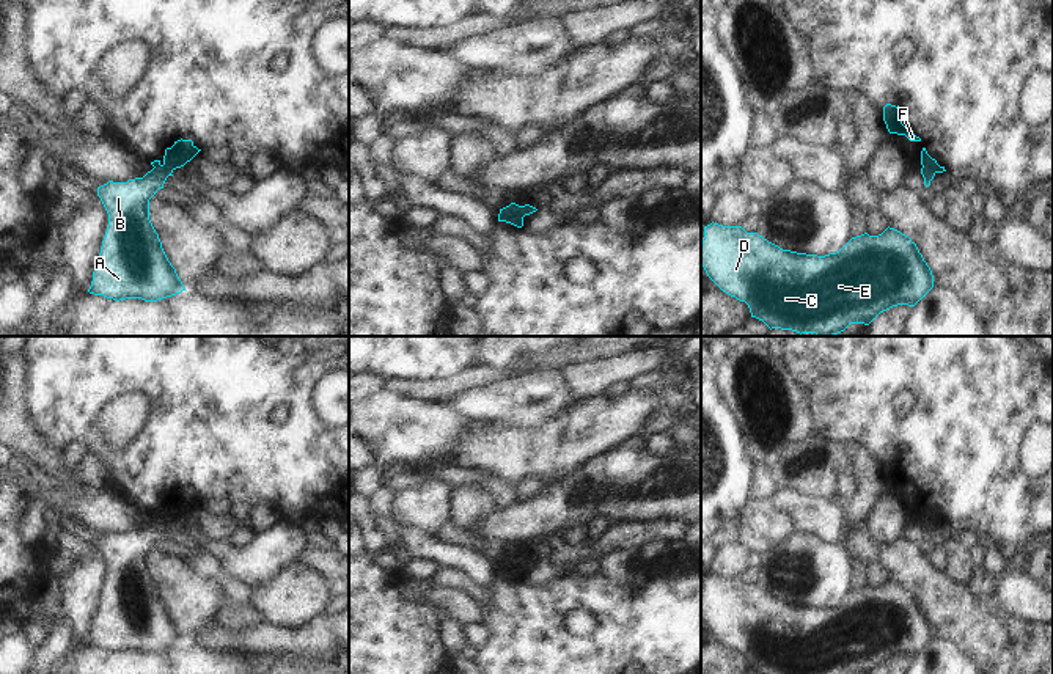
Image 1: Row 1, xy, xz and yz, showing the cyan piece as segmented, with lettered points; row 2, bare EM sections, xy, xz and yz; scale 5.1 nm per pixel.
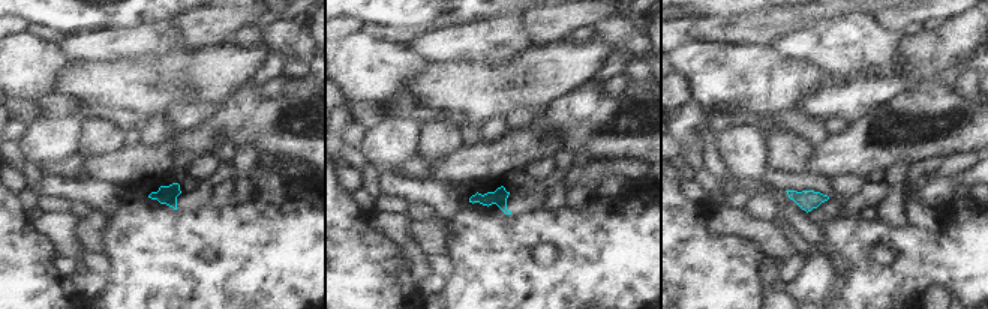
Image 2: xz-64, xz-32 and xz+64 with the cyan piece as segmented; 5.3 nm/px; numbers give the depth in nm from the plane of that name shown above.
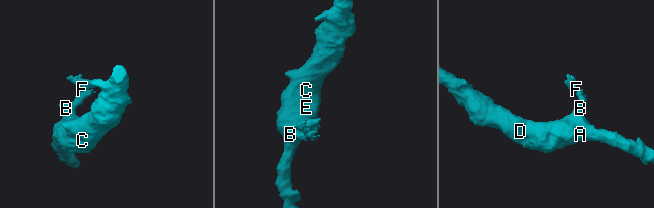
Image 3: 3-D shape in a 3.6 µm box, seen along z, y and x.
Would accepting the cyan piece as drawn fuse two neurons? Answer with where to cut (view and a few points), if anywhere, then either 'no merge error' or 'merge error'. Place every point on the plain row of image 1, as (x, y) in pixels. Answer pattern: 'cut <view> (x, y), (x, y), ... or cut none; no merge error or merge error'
cut xz (522, 558), (508, 574); merge error

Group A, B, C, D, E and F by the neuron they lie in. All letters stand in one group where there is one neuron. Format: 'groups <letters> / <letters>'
groups A B C D E / F

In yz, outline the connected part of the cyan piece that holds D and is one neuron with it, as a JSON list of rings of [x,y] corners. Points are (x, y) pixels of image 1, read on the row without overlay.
[[[712,573],[704,578],[701,617],[723,644],[745,654],[751,669],[762,674],[872,674],[893,658],[915,658],[934,639],[932,622],[916,595],[890,578],[879,588],[864,584],[852,589],[839,603],[817,608],[783,602],[758,584],[747,584],[742,578]]]

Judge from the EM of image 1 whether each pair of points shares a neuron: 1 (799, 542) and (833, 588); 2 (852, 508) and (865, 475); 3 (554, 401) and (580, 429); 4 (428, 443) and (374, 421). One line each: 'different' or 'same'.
1: same
2: same
3: different
4: same

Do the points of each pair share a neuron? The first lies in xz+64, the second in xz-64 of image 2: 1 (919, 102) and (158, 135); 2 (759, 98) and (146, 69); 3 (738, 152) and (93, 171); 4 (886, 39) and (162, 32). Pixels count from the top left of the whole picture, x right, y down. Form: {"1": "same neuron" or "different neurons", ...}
{"1": "different neurons", "2": "different neurons", "3": "different neurons", "4": "same neuron"}

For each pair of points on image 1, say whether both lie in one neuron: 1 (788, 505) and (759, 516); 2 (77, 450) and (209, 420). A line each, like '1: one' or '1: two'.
1: two
2: two

